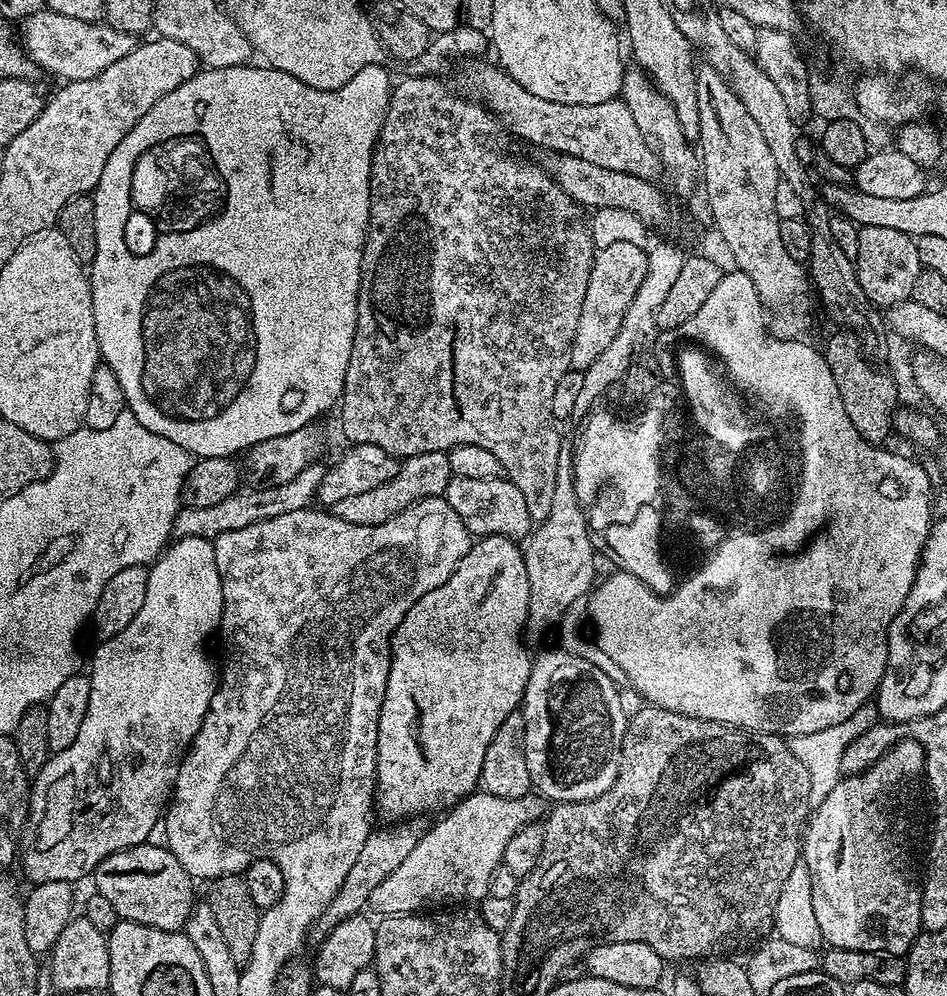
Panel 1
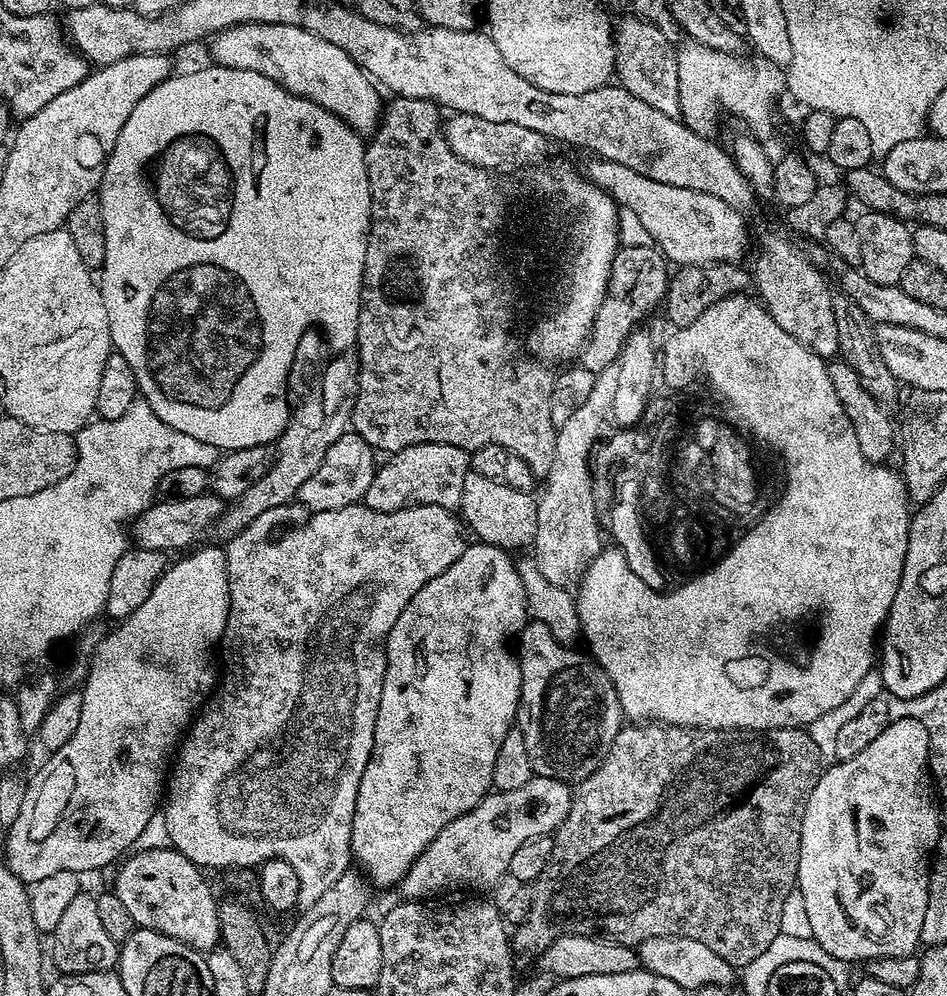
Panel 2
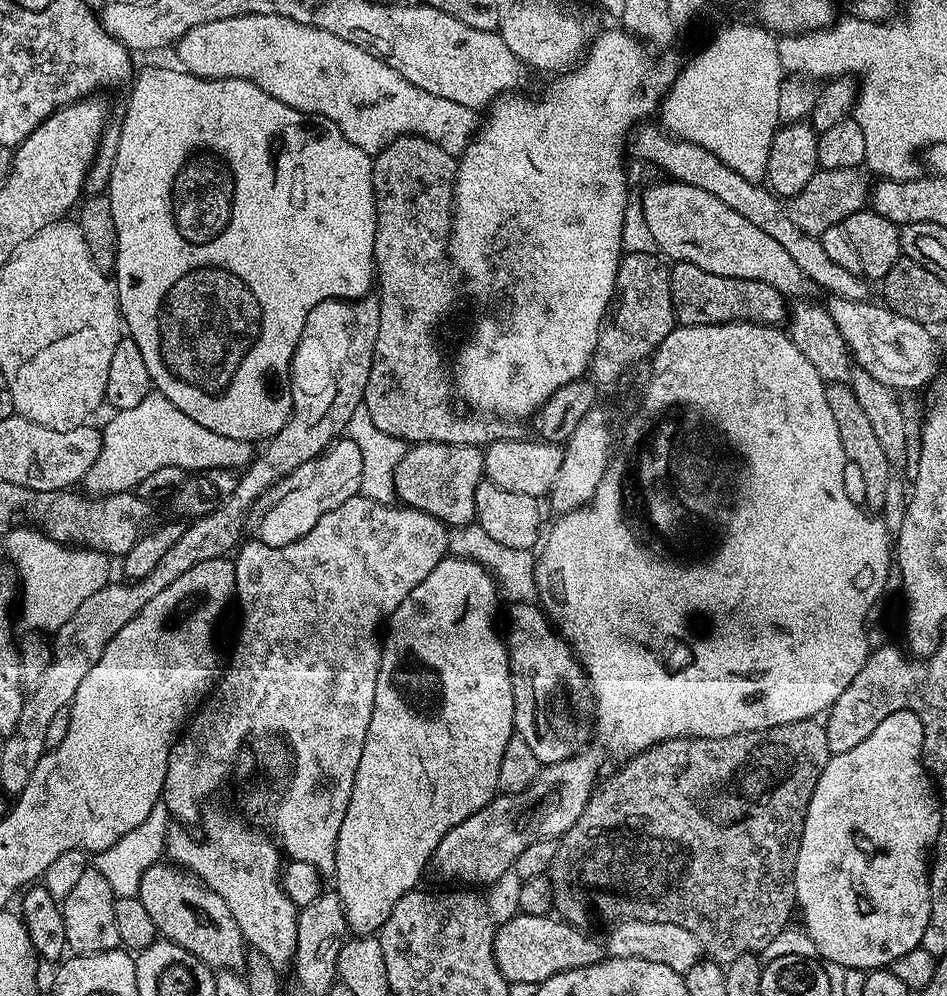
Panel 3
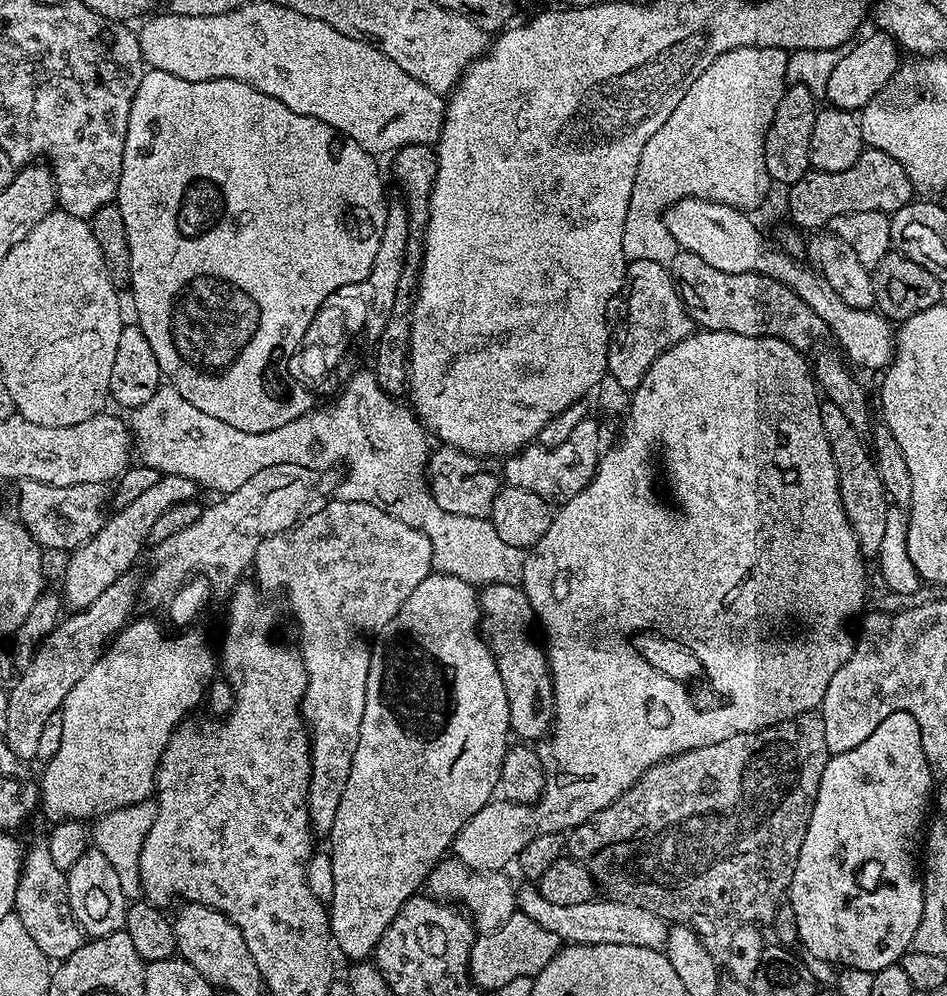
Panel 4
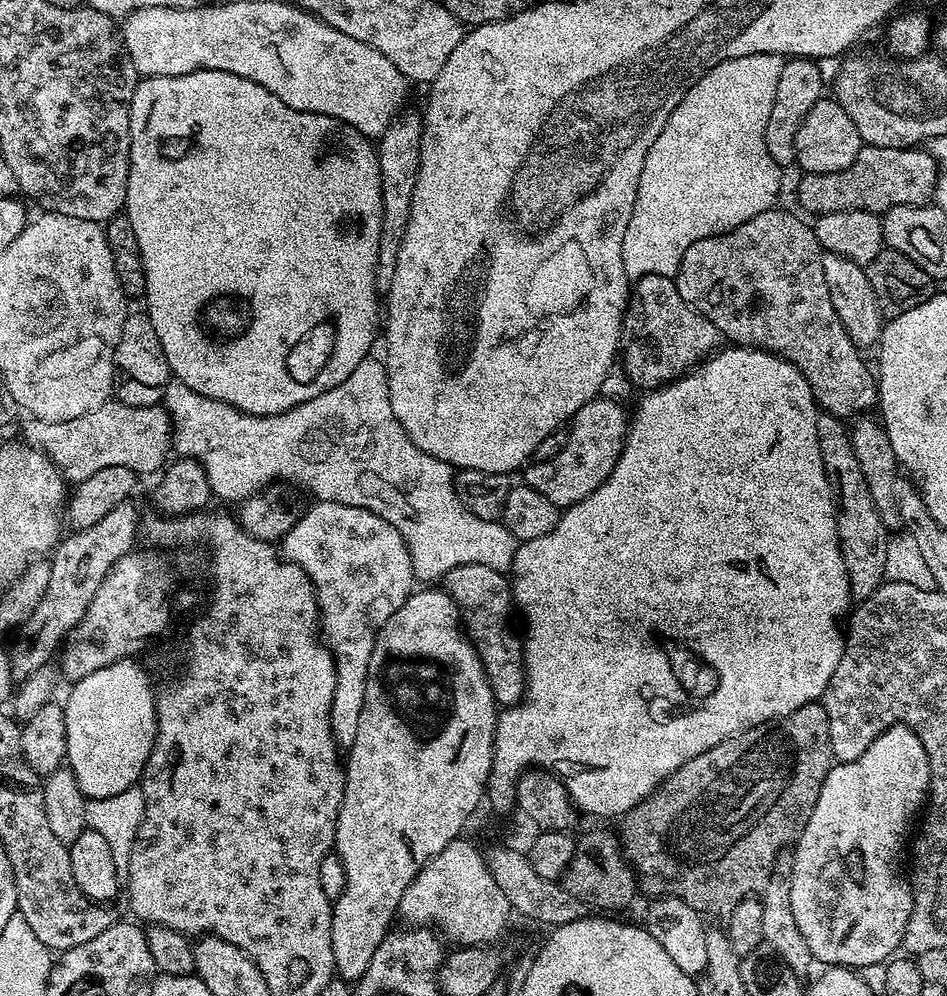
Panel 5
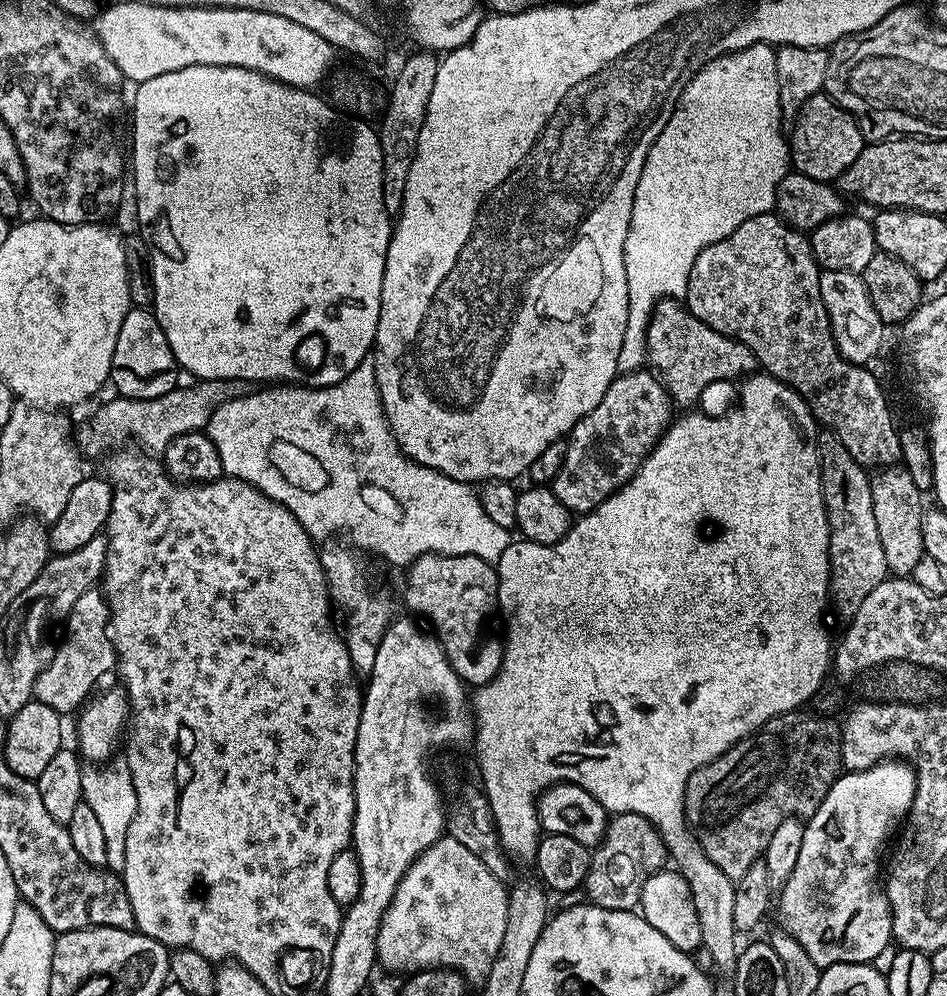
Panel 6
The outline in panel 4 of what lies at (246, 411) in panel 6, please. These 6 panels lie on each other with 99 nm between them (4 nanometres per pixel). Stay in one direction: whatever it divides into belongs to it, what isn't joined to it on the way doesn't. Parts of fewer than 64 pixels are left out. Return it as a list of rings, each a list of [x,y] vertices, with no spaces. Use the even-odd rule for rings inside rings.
[[[375,371],[356,372],[333,404],[325,408],[317,407],[305,416],[294,418],[294,422],[286,422],[286,426],[278,426],[278,430],[247,432],[237,430],[210,414],[204,414],[198,410],[198,406],[190,406],[190,402],[186,402],[186,398],[182,398],[182,394],[178,394],[178,390],[171,386],[161,386],[150,402],[131,413],[130,427],[134,433],[134,448],[143,467],[158,468],[164,474],[185,476],[197,486],[204,487],[205,484],[213,488],[216,494],[238,490],[246,478],[254,478],[254,474],[266,466],[297,464],[303,468],[319,470],[344,463],[348,473],[340,484],[339,499],[378,506],[378,510],[386,510],[386,514],[398,518],[398,522],[406,522],[406,526],[414,526],[414,530],[424,532],[426,538],[430,538],[432,567],[437,573],[462,578],[473,586],[520,584],[524,579],[525,549],[508,545],[499,536],[498,530],[494,530],[491,519],[466,518],[450,514],[438,506],[432,497],[432,487],[428,484],[429,433],[416,419],[416,413],[411,407],[404,402],[399,404],[396,400],[399,399],[393,393],[382,390]]]

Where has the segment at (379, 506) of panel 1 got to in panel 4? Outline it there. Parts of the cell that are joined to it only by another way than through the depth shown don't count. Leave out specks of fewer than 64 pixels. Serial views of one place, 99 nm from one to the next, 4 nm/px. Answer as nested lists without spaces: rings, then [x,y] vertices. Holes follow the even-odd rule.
[[[436,446],[428,458],[428,484],[432,487],[432,497],[442,510],[466,518],[487,520],[491,517],[494,498],[498,498],[502,487],[502,472],[491,459],[475,456],[457,448]]]

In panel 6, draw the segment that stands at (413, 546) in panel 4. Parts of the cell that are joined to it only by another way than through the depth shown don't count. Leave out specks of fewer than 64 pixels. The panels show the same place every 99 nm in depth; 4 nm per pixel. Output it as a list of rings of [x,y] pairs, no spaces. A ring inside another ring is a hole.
[[[329,543],[329,548],[319,549],[322,570],[326,574],[328,593],[332,596],[332,603],[344,615],[342,620],[342,635],[344,644],[348,647],[348,653],[352,659],[352,665],[356,667],[361,677],[371,676],[374,670],[374,657],[378,654],[378,646],[382,642],[382,634],[387,630],[394,619],[392,604],[380,592],[372,589],[368,581],[368,572],[360,561],[361,553],[351,547],[339,548],[338,545]]]

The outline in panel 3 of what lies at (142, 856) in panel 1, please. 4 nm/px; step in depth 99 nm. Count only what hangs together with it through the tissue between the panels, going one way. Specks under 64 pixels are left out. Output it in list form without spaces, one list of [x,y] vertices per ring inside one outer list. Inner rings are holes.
[[[171,862],[150,866],[142,874],[139,898],[163,939],[182,946],[182,950],[190,950],[194,958],[213,970],[243,969],[246,955],[244,935],[238,930],[238,922],[234,922],[234,914],[230,914],[230,906],[189,873]]]

